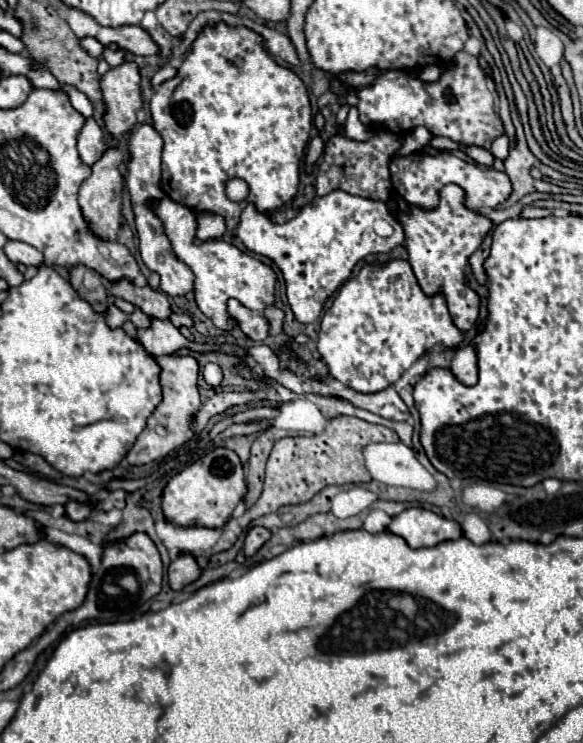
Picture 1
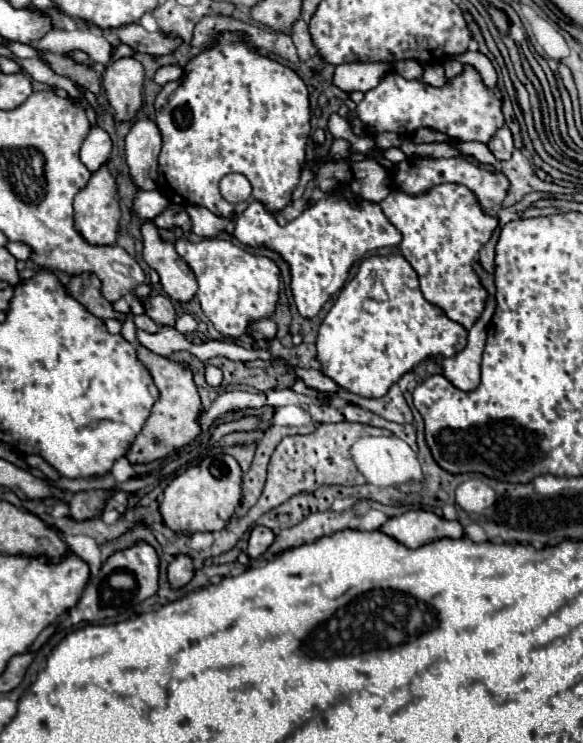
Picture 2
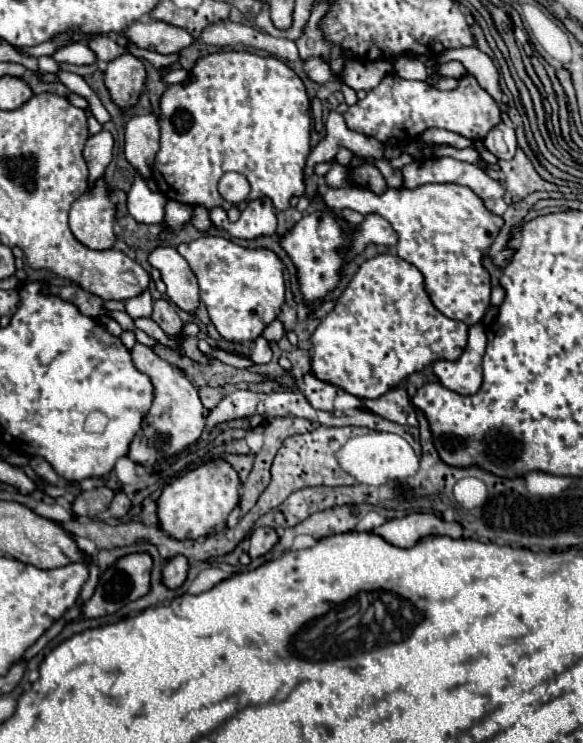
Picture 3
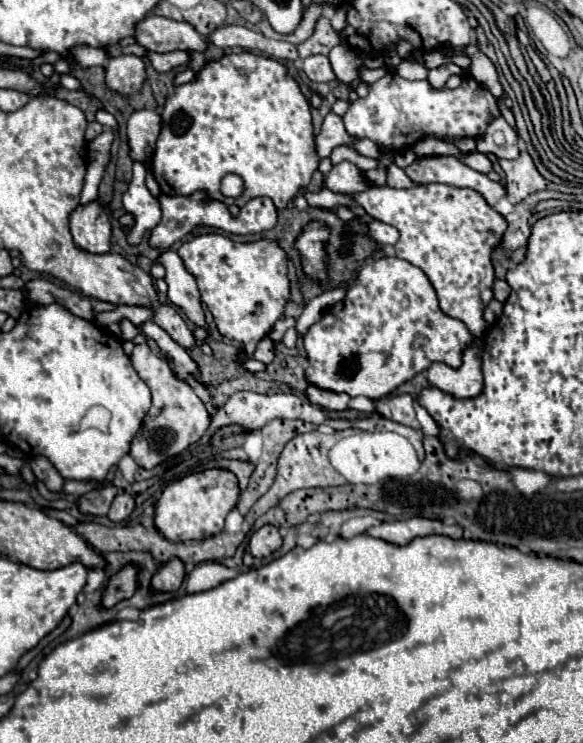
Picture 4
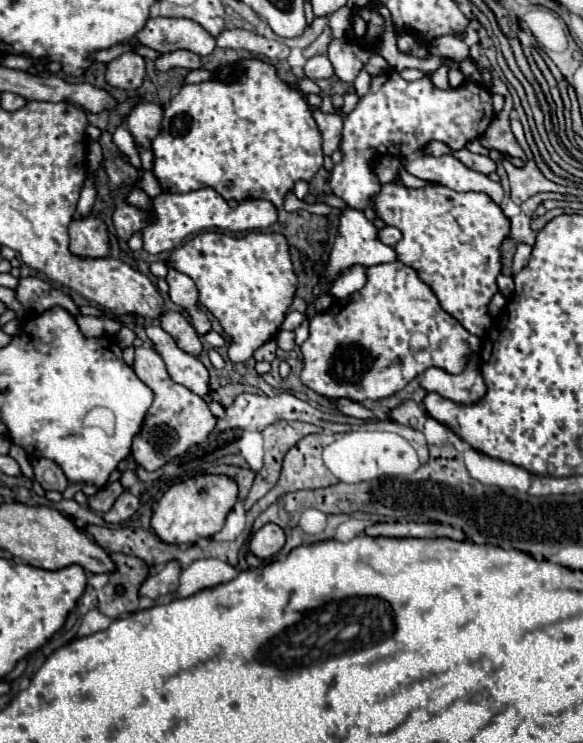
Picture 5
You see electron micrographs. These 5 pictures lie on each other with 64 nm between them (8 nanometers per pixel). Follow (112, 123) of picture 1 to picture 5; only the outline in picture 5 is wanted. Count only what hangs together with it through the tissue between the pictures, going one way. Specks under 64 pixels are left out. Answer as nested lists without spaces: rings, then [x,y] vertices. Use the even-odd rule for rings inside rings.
[[[126,52],[108,64],[106,80],[114,88],[138,90],[142,86],[144,74],[146,74],[144,58],[136,52]]]

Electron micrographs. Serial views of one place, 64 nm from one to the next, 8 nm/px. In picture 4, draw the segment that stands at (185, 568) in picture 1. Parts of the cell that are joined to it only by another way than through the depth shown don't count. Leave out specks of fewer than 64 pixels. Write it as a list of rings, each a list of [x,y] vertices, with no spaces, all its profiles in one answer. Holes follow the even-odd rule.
[[[172,558],[168,566],[162,566],[150,580],[150,588],[154,592],[176,592],[184,580],[184,564],[178,558]]]

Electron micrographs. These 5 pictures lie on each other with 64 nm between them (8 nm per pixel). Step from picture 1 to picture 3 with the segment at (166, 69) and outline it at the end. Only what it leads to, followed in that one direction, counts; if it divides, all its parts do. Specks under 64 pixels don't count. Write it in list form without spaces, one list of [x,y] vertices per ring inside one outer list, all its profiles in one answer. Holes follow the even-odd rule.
[[[184,68],[164,72],[164,82],[166,82],[166,84],[180,84],[180,82],[184,82],[186,78],[188,78],[188,70],[184,70]]]

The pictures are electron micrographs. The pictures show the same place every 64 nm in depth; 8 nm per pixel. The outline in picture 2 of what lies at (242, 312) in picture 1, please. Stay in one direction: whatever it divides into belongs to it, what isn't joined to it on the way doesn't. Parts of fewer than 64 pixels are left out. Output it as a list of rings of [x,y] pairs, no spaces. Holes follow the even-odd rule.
[[[268,318],[268,320],[258,320],[258,322],[252,324],[252,328],[250,328],[250,336],[252,336],[256,342],[266,342],[266,340],[276,338],[276,330],[278,330],[278,326],[276,326],[276,322],[274,322],[272,318]]]

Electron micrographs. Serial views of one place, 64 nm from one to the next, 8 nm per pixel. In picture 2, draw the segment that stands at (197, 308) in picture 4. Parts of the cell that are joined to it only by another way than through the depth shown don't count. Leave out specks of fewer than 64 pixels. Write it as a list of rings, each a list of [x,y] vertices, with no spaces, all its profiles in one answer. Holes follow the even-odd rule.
[[[152,222],[142,226],[144,236],[144,260],[150,268],[160,274],[166,296],[176,302],[190,302],[198,290],[196,276],[186,264],[186,260],[174,250],[170,242],[164,242],[158,234],[158,228]]]

